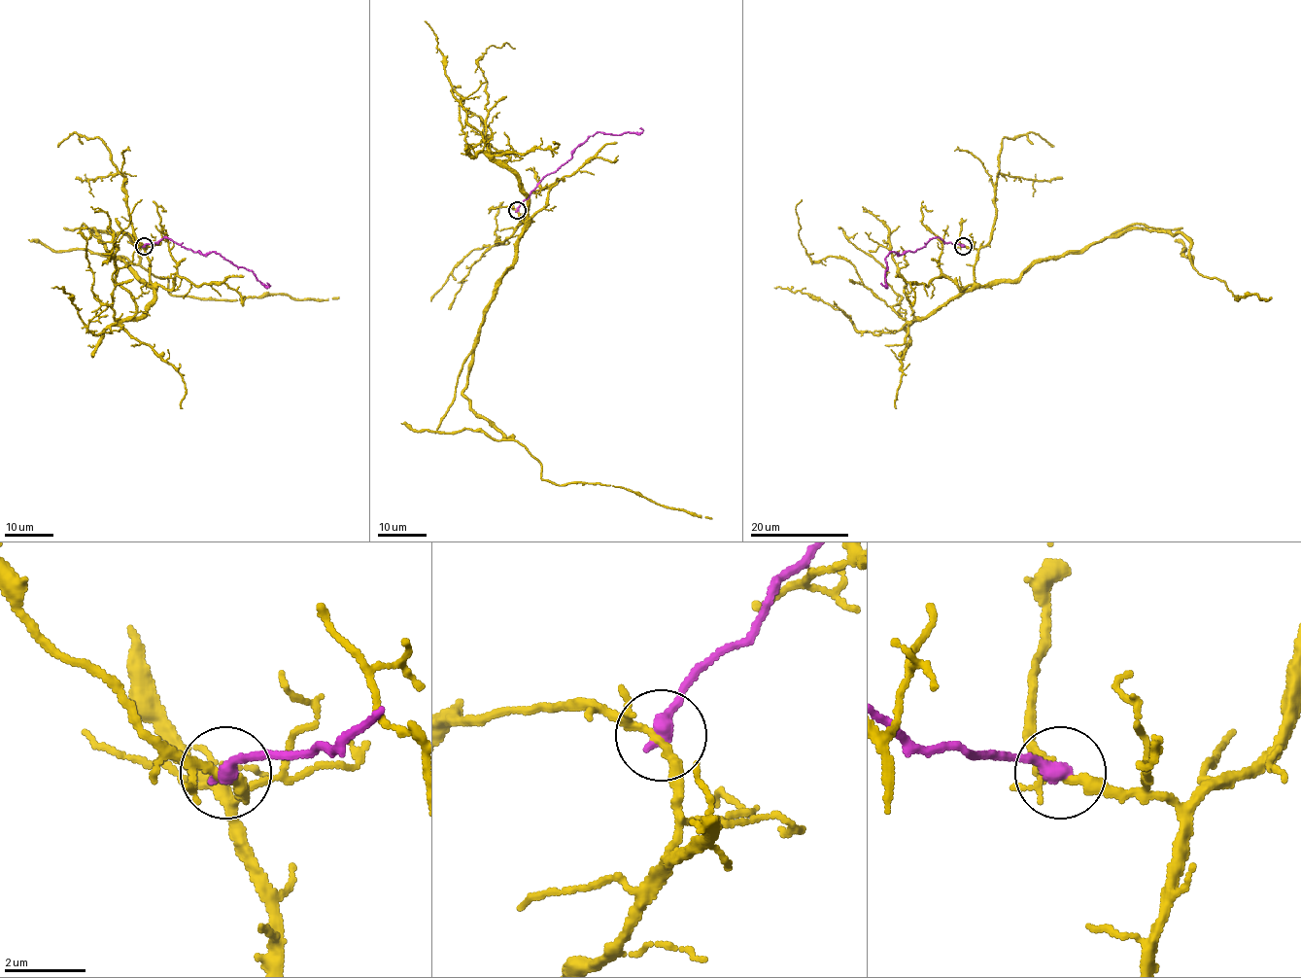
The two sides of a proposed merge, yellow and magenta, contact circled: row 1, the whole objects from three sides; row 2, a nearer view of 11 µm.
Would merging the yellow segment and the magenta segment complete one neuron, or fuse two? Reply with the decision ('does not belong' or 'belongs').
does not belong

